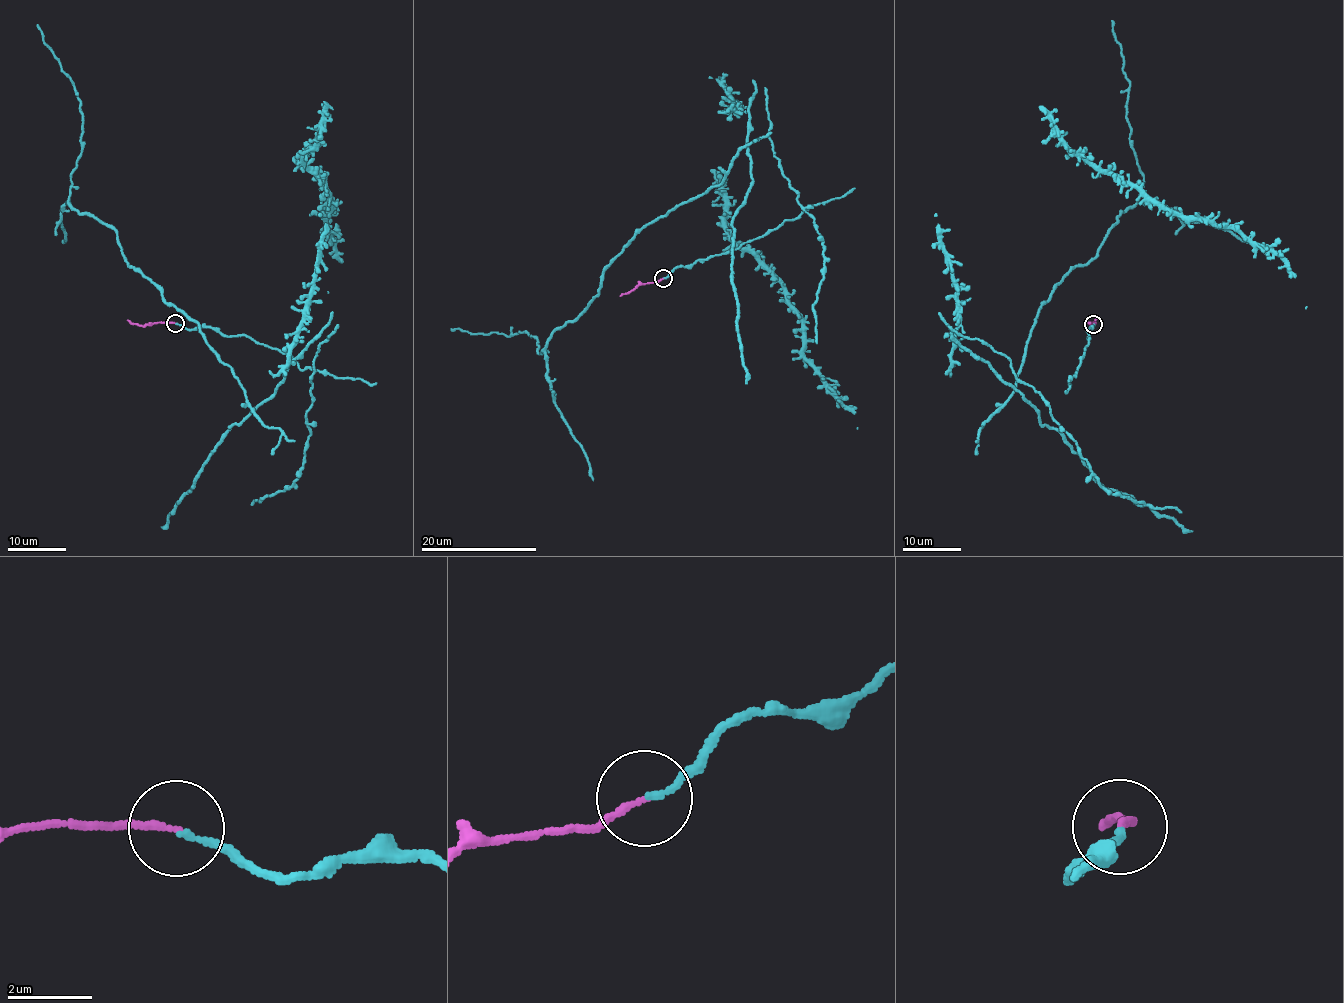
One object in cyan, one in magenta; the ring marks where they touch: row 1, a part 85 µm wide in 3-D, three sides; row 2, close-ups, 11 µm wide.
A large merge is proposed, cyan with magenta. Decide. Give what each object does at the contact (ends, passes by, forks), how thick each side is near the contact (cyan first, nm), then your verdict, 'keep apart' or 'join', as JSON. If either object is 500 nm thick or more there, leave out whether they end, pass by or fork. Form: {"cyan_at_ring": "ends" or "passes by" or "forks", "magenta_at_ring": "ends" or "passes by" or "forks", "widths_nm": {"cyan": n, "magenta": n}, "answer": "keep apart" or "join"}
{"cyan_at_ring": "ends", "magenta_at_ring": "ends", "widths_nm": {"cyan": 140, "magenta": 150}, "answer": "join"}

